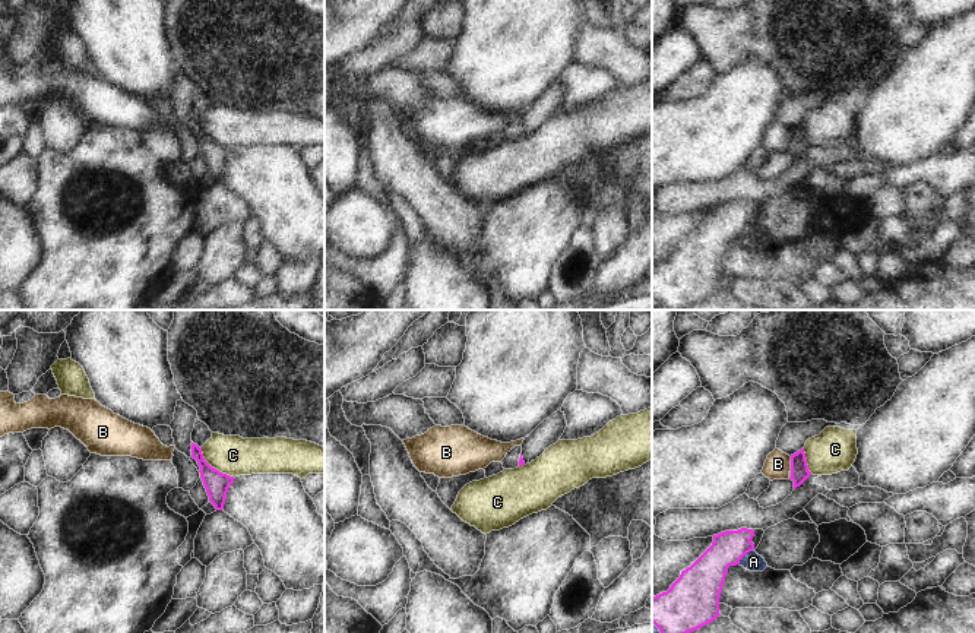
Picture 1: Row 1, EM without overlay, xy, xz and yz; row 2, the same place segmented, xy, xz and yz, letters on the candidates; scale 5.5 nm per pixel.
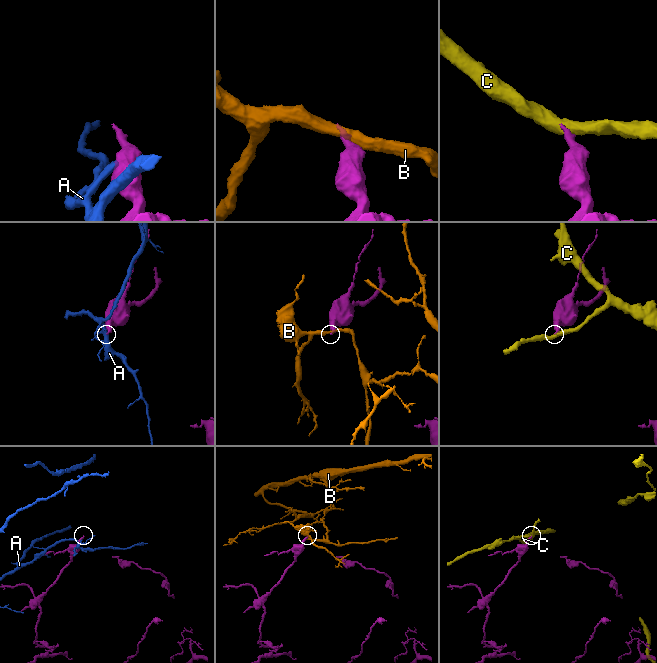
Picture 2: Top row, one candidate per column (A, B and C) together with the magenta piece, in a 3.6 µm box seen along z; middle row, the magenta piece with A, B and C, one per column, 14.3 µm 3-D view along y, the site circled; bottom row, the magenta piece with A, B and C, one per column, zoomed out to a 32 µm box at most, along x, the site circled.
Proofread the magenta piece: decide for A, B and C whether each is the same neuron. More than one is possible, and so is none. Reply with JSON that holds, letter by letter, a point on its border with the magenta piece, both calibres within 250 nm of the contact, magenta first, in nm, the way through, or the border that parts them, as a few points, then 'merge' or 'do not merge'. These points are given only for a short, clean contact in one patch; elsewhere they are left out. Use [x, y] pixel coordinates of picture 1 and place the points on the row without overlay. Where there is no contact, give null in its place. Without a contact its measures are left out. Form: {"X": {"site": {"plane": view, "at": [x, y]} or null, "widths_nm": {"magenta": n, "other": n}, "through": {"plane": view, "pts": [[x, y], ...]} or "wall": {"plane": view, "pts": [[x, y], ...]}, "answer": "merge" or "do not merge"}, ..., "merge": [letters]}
{"A": {"site": {"plane": "yz", "at": [744, 227]}, "widths_nm": {"magenta": 200, "other": 100}, "answer": "do not merge"}, "B": {"site": {"plane": "yz", "at": [791, 136]}, "widths_nm": {"magenta": 100, "other": 140}, "answer": "do not merge"}, "C": {"site": {"plane": "xy", "at": [214, 141]}, "widths_nm": {"magenta": 140, "other": 220}, "wall": {"plane": "xy", "pts": [[200, 120], [202, 129], [212, 139], [234, 149]]}, "answer": "do not merge"}, "merge": []}

